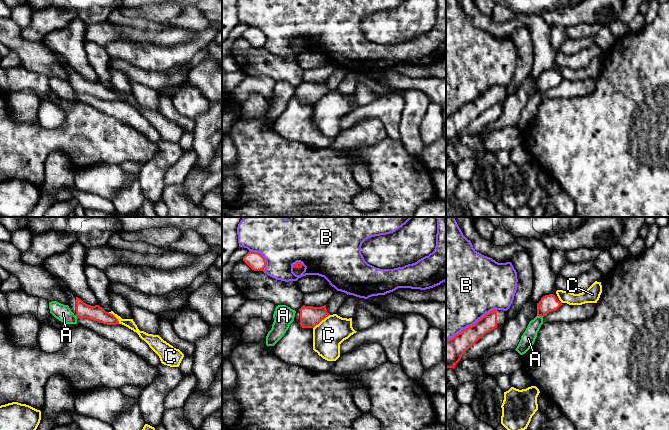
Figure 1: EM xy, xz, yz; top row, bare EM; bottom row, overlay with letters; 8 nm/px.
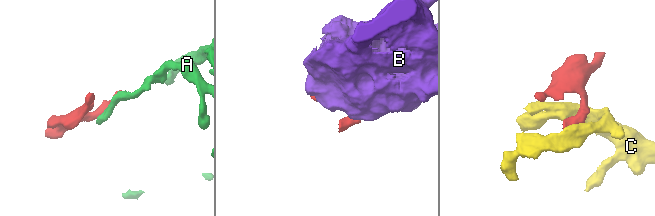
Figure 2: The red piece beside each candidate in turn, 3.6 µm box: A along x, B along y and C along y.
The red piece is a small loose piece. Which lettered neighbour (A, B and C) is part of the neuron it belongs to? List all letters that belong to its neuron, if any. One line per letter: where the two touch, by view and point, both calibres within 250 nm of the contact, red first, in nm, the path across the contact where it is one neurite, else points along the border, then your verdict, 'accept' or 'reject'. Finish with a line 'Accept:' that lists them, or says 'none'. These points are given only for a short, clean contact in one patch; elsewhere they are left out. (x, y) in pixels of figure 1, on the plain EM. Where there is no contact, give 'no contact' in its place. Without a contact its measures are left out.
A: contact yz (540, 91); calibres 140 and 110 nm; border yz (537, 90), (542, 93); reject
B: contact yz (472, 101); calibres 170 and 480 nm; reject
C: contact xz (321, 96); calibres 170 and 240 nm; border xz (329, 90), (313, 104); reject
Accept: none

